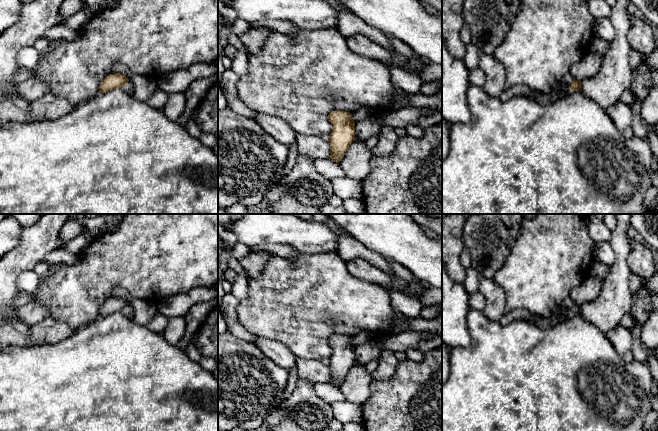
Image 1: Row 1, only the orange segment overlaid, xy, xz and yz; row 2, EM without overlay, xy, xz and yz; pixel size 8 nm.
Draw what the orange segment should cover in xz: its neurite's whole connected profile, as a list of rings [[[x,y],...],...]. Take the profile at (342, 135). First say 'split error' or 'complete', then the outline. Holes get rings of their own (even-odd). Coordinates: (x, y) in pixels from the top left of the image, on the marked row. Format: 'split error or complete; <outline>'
complete; [[[333,111],[328,115],[332,130],[329,134],[331,161],[339,163],[355,139],[355,121],[347,111]]]

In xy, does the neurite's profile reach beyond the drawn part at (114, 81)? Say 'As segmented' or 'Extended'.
Extended

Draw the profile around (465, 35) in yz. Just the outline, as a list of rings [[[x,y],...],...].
[[[464,23],[462,26],[462,29],[460,32],[460,39],[466,45],[471,44],[472,42],[470,28],[467,23]]]

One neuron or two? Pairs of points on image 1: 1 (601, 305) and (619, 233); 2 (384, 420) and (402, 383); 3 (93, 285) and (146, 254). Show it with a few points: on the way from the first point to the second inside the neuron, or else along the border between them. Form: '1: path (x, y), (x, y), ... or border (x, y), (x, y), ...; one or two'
1: path (616, 287), (620, 275), (620, 251); one
2: path (393, 411), (402, 402), (402, 392); one
3: path (106, 272), (120, 258), (133, 257); one

